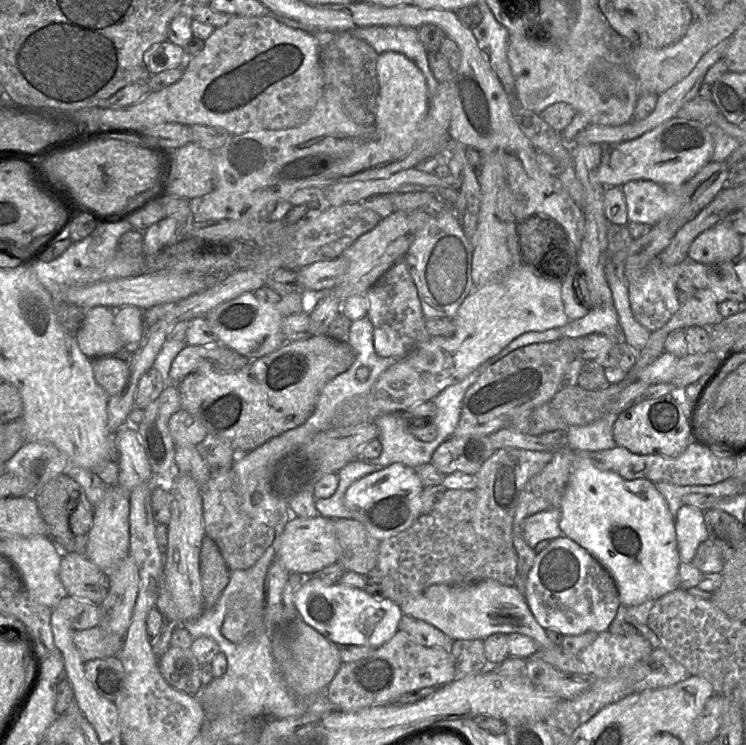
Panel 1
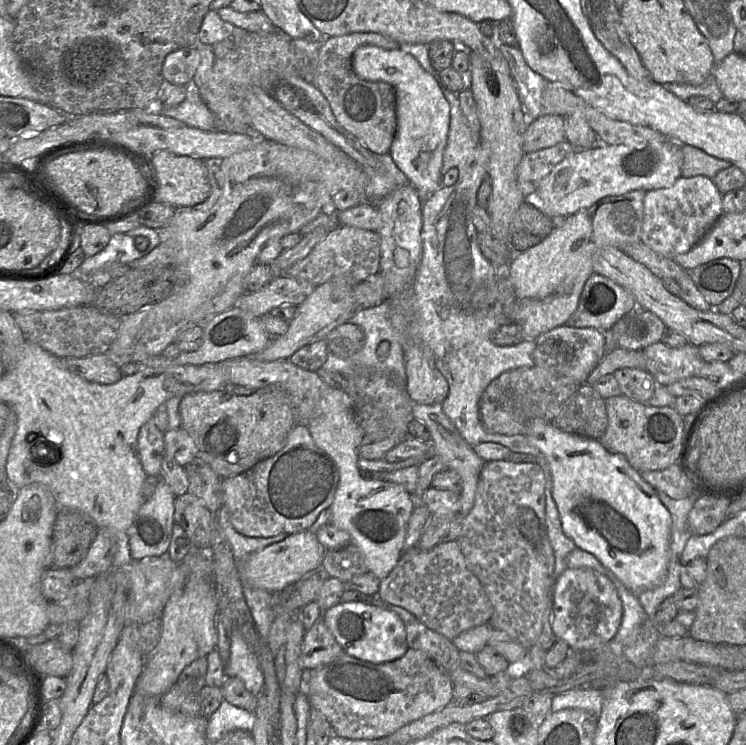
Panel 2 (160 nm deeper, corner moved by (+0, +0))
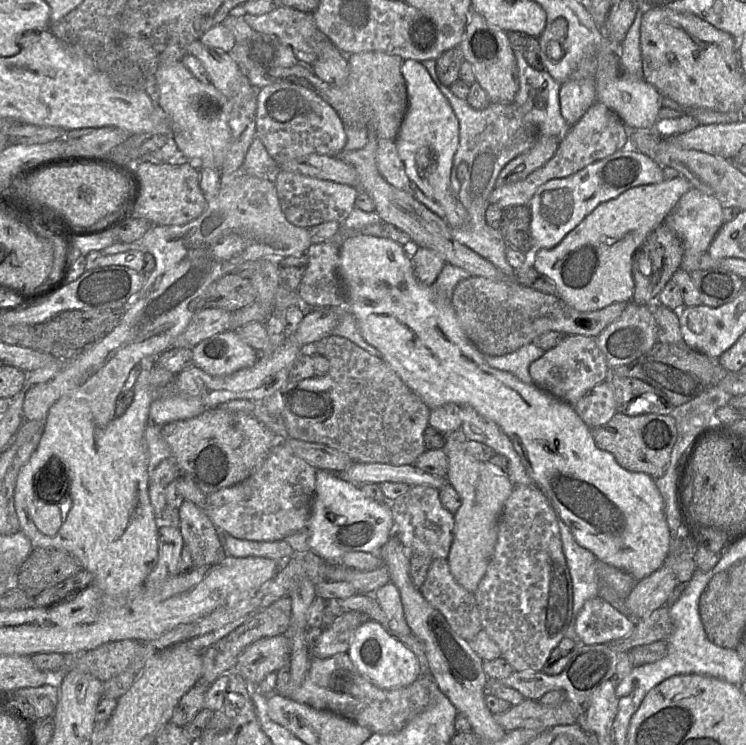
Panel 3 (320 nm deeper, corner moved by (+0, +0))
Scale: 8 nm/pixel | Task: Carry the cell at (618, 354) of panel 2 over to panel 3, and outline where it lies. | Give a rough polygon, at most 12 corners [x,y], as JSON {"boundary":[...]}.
{"boundary":[[656,342],[611,375],[640,379],[673,407],[715,386],[718,358]]}

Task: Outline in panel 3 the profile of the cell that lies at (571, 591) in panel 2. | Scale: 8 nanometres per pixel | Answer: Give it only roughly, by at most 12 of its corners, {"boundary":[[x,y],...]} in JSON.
{"boundary":[[596,596],[577,614],[579,644],[626,637],[632,618]]}

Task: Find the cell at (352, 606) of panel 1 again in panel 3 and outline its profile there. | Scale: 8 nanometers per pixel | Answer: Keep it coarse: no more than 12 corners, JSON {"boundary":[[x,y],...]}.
{"boundary":[[373,619],[347,654],[383,689],[422,675],[416,655]]}

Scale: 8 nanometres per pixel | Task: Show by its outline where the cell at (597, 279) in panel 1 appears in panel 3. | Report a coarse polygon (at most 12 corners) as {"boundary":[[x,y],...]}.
{"boundary":[[565,335],[530,364],[534,385],[574,404],[608,378],[595,337]]}

